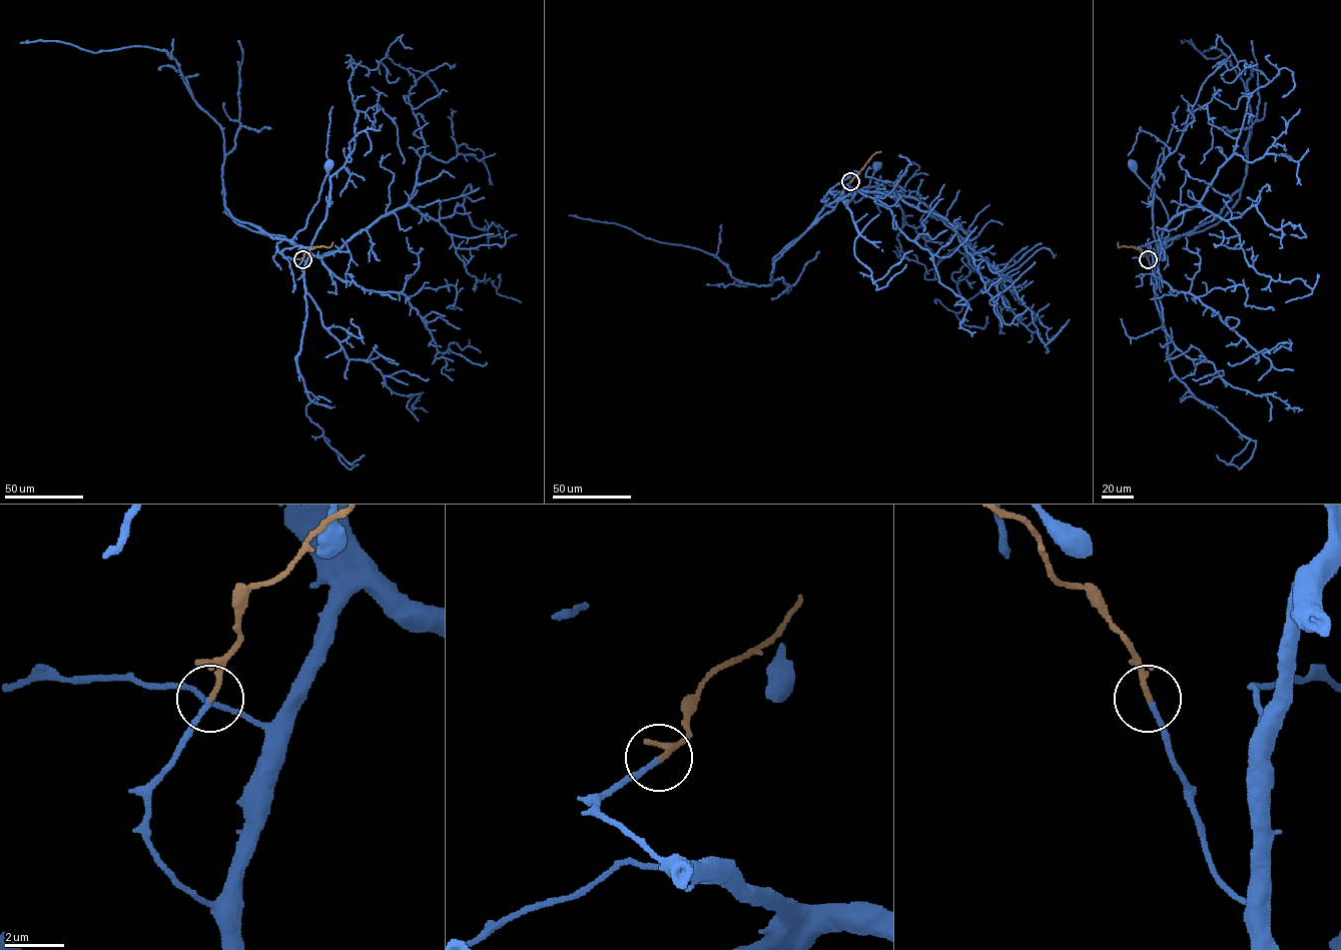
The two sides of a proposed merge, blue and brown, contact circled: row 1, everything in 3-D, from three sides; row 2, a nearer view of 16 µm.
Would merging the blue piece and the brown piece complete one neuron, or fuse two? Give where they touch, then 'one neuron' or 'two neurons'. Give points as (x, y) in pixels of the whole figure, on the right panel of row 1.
place (1148, 259); one neuron

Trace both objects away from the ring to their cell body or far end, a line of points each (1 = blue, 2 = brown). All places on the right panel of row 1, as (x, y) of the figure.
1: (1148, 259), (1153, 270), (1157, 253), (1169, 235), (1166, 229), (1169, 219), (1160, 199), (1132, 167)
2: (1148, 259), (1139, 249), (1119, 247), (1118, 242)

